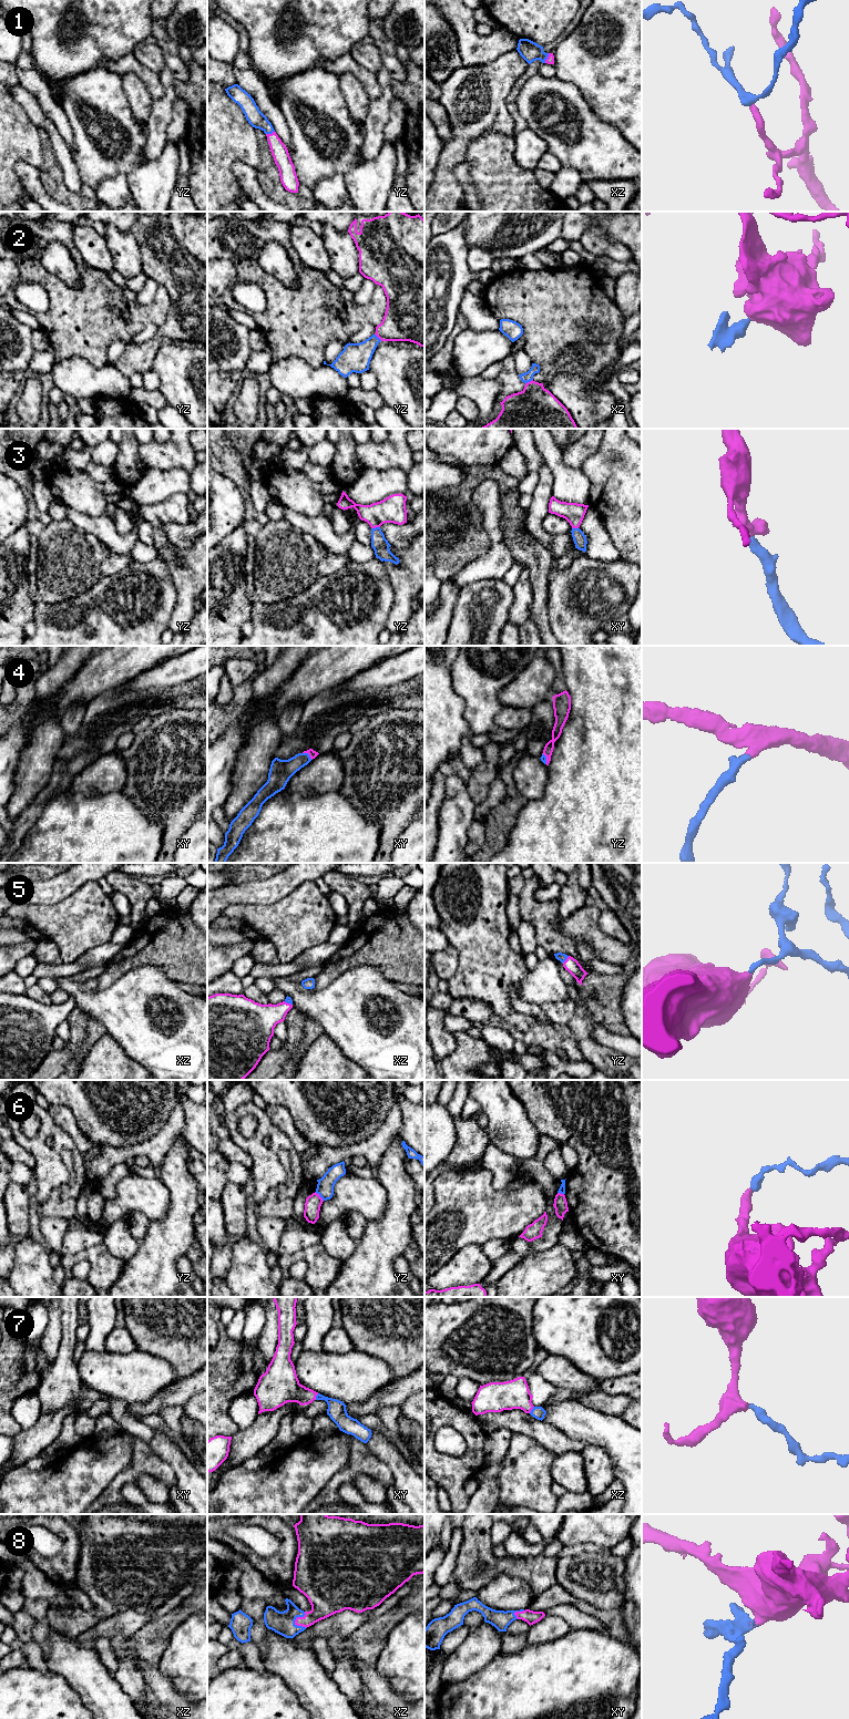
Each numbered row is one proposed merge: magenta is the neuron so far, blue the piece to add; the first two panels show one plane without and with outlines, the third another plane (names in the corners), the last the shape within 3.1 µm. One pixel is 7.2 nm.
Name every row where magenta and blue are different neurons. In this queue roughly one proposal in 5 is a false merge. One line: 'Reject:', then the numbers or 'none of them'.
Reject: 6

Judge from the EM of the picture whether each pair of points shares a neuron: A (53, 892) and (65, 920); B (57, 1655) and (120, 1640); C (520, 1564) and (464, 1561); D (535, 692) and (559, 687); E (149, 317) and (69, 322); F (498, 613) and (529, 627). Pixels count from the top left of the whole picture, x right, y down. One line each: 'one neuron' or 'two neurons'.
A: two neurons
B: two neurons
C: one neuron
D: two neurons
E: one neuron
F: two neurons

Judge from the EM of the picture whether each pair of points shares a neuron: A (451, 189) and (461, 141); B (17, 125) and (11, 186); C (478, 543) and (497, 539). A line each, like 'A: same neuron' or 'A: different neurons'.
A: same neuron
B: same neuron
C: different neurons

